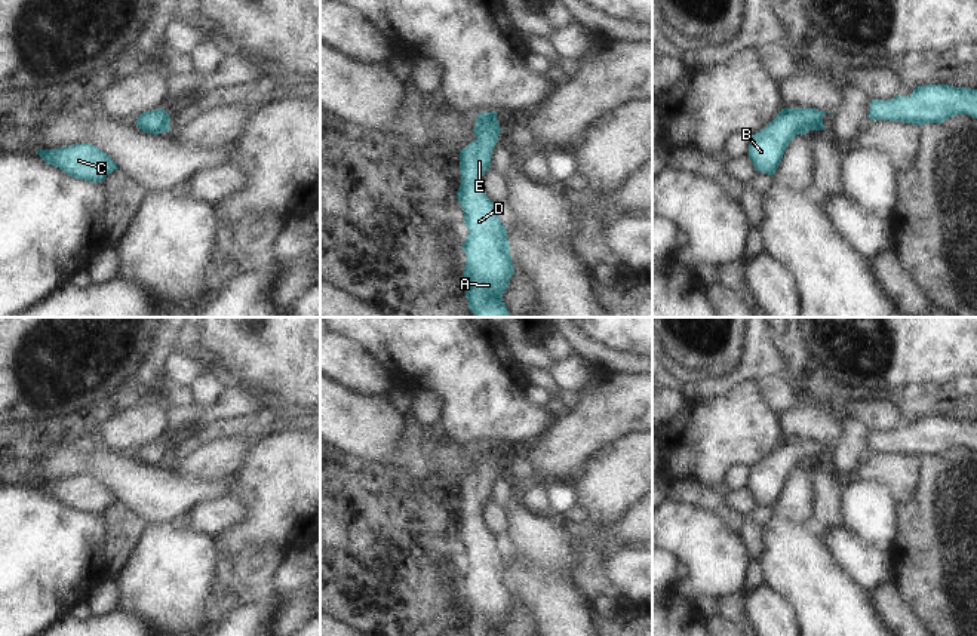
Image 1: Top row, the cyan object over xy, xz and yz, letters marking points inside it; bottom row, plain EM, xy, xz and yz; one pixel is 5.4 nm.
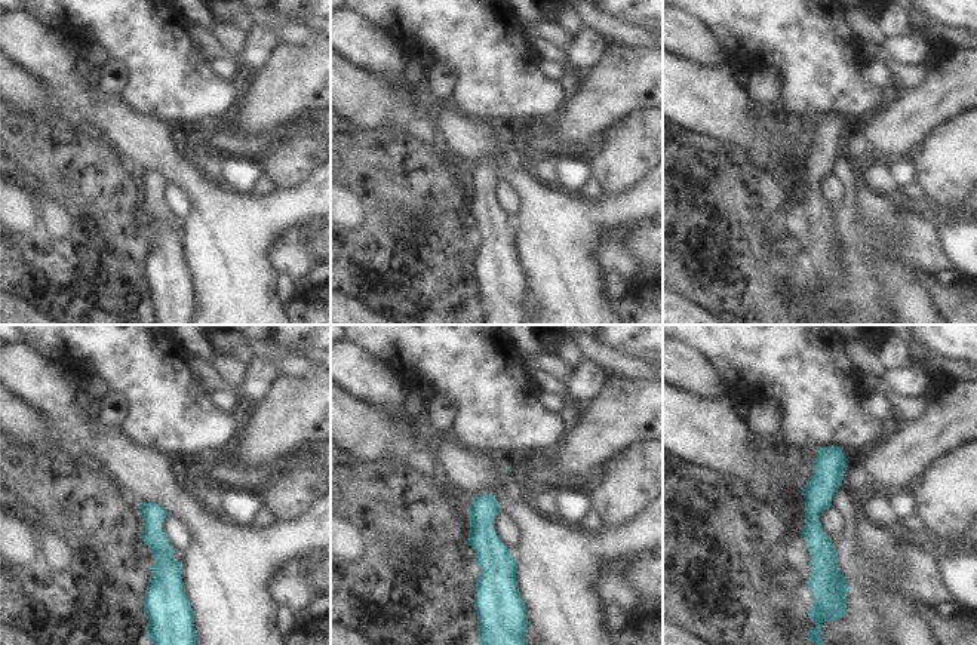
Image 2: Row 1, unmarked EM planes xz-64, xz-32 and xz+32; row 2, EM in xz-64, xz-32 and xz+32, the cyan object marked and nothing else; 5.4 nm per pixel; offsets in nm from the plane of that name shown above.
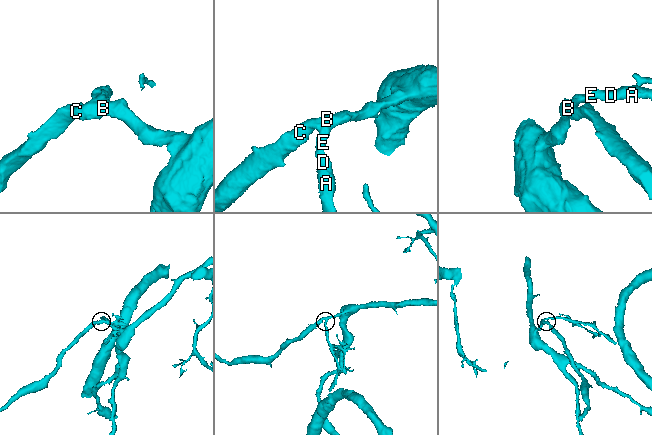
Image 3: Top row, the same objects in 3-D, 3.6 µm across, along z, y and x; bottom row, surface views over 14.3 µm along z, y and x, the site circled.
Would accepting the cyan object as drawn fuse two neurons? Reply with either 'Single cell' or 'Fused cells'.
Single cell

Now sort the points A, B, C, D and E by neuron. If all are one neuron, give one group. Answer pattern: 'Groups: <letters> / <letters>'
Groups: A B C D E

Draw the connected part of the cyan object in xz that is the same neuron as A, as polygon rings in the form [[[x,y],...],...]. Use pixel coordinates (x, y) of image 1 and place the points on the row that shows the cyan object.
[[[497,111],[477,114],[473,129],[477,138],[460,151],[461,184],[457,191],[457,199],[464,212],[464,222],[468,230],[468,236],[461,248],[467,258],[463,270],[468,283],[466,291],[466,298],[468,299],[467,307],[471,310],[473,317],[510,317],[503,302],[503,294],[509,288],[509,282],[514,273],[507,230],[500,221],[497,205],[488,199],[480,184],[482,176],[491,168],[492,150],[498,142],[500,130]]]

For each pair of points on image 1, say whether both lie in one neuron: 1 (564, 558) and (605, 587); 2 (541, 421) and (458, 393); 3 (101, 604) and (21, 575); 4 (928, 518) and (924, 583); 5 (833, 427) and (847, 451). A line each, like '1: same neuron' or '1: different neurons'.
1: different neurons
2: same neuron
3: different neurons
4: same neuron
5: different neurons

